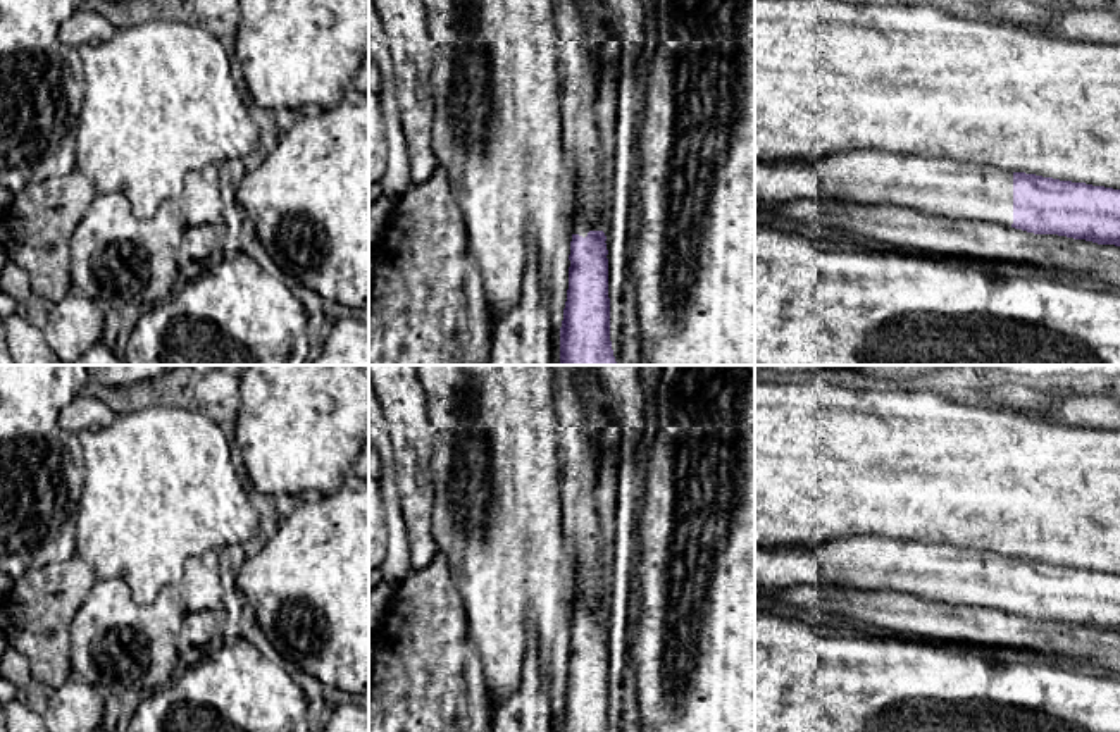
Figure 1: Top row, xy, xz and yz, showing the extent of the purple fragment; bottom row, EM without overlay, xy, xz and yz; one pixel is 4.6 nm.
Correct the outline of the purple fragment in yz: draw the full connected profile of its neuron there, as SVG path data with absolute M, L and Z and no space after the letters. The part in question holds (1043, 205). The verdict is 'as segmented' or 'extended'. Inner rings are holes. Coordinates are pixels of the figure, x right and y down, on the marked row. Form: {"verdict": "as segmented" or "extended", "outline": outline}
{"verdict": "extended", "outline": "M853 150L815 164L755 162L755 202L800 198L903 205L953 220L986 219L1034 234L1120 246L1120 189L946 157Z"}

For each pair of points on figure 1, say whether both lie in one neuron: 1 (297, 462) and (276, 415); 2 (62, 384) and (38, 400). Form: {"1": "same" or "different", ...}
{"1": "same", "2": "same"}

